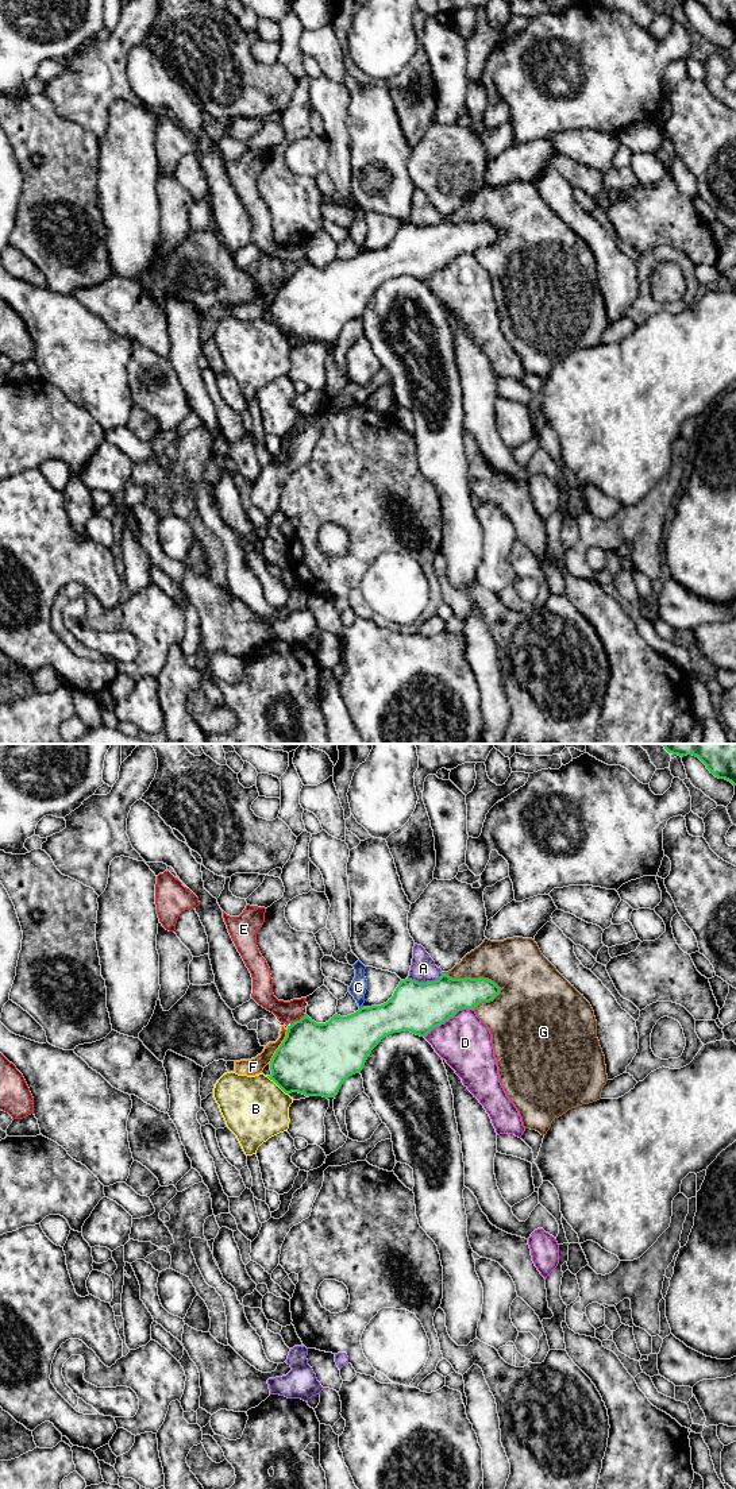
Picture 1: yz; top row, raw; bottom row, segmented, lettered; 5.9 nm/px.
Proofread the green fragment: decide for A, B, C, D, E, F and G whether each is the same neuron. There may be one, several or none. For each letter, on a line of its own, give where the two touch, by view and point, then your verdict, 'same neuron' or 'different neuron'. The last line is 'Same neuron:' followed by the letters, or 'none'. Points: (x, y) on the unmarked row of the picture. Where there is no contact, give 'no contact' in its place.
A: yz (427, 226) | different neuron
B: yz (277, 328) | different neuron
C: yz (361, 251) | different neuron
D: yz (449, 262) | different neuron
E: yz (297, 265) | different neuron
F: yz (280, 290) | different neuron
G: yz (474, 223) | different neuron
Same neuron: none

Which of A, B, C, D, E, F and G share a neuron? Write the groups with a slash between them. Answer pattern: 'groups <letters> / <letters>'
groups A / B / C / D / E / F / G

